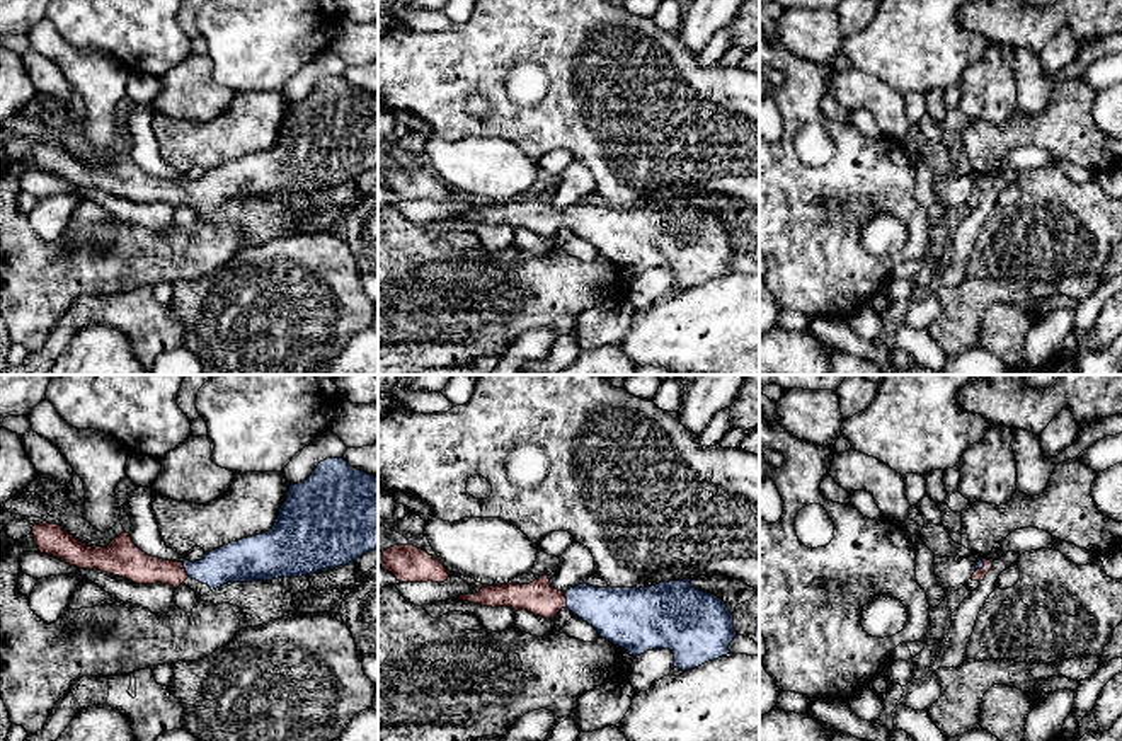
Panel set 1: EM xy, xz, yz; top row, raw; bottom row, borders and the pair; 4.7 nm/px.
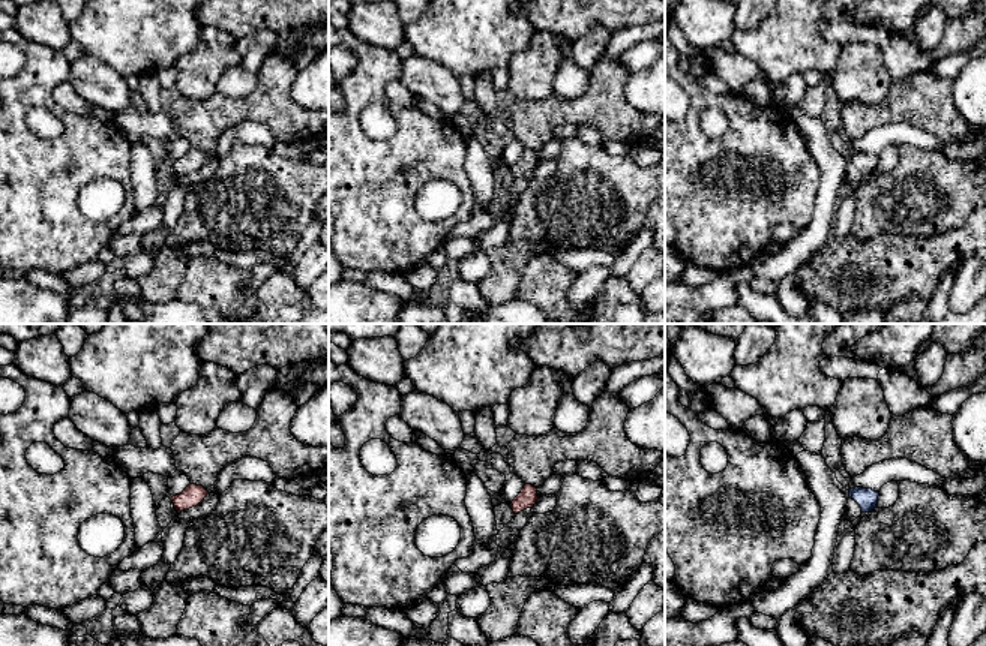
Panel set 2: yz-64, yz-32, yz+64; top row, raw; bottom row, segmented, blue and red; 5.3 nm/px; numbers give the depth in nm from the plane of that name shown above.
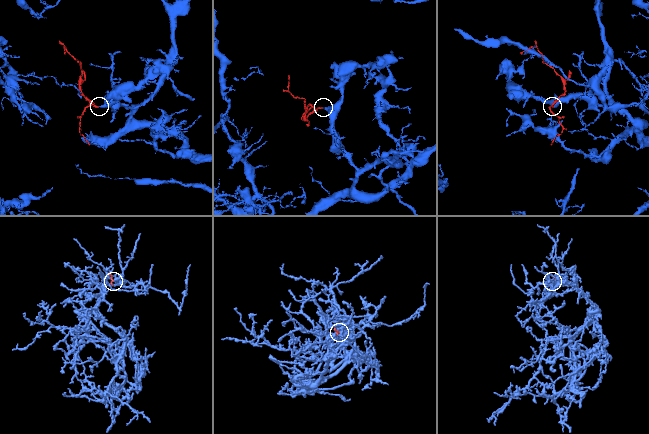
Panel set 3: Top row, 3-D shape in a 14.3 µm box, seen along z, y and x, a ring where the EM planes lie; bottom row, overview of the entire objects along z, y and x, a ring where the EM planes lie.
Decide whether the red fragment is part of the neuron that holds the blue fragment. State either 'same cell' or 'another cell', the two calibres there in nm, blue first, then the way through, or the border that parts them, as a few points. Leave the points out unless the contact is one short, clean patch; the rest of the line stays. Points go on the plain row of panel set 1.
same cell; calibres 260 and 160 nm; way xz (618, 232), (583, 218), (567, 218), (542, 218), (538, 215)

